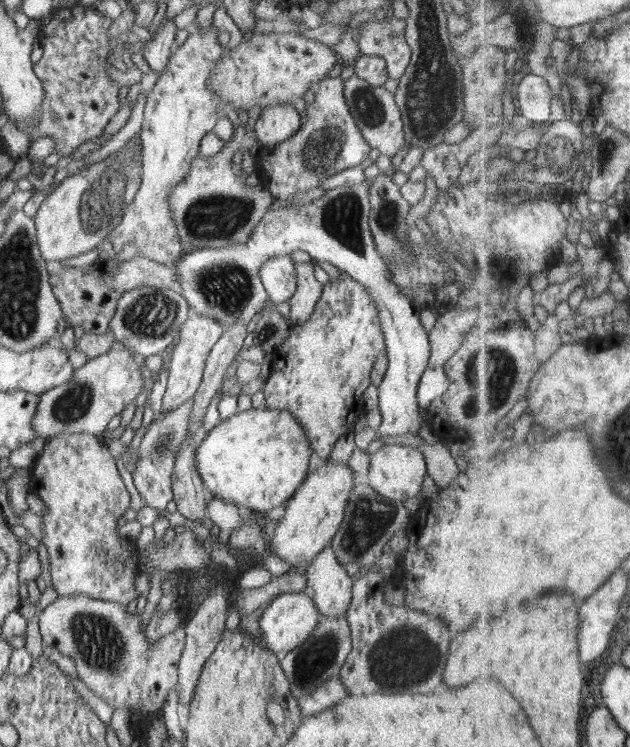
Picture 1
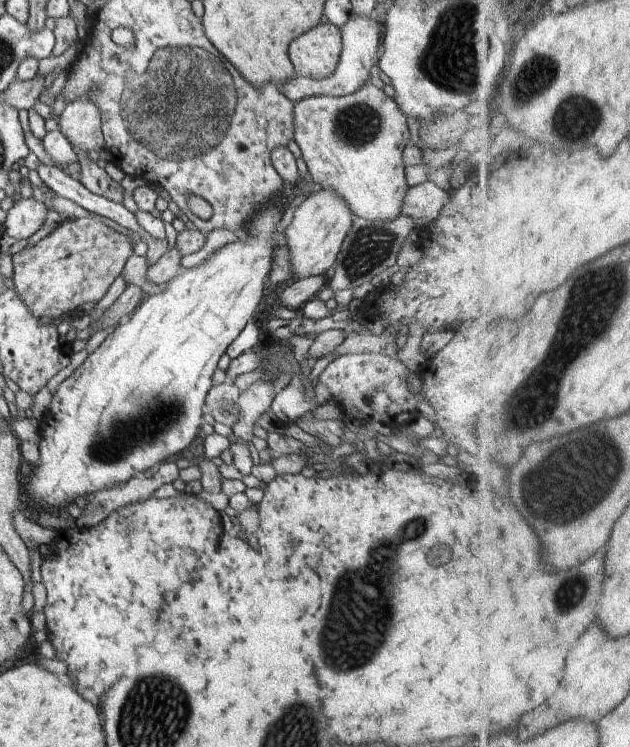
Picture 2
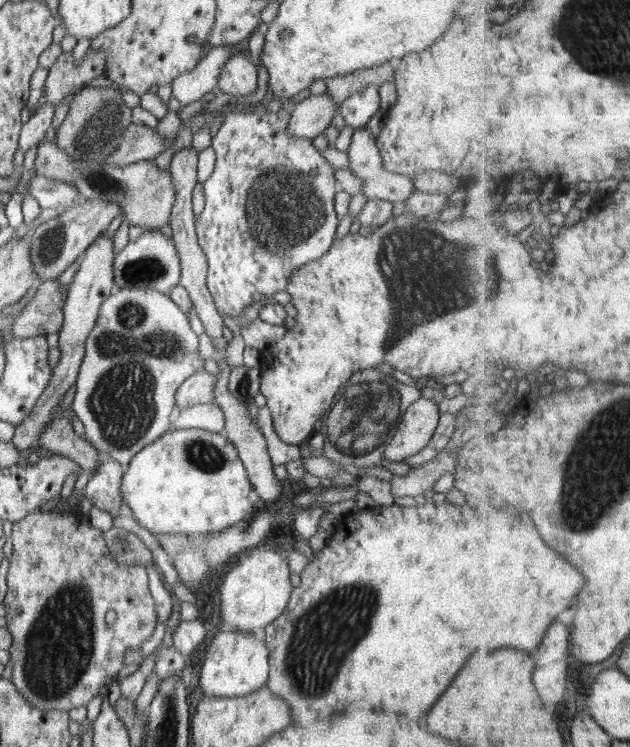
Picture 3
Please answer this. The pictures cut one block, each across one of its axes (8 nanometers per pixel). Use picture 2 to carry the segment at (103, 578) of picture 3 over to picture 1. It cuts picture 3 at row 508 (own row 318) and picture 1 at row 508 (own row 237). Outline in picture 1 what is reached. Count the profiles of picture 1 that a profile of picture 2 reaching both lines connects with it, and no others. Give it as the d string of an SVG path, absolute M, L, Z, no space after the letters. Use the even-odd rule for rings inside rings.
M60 434L45 442L43 452L34 465L31 491L44 501L44 545L48 551L53 588L58 596L84 594L95 600L118 602L129 606L137 598L135 575L139 574L138 550L134 542L122 539L116 532L116 520L130 508L130 494L117 470L116 460L99 436L92 434Z

